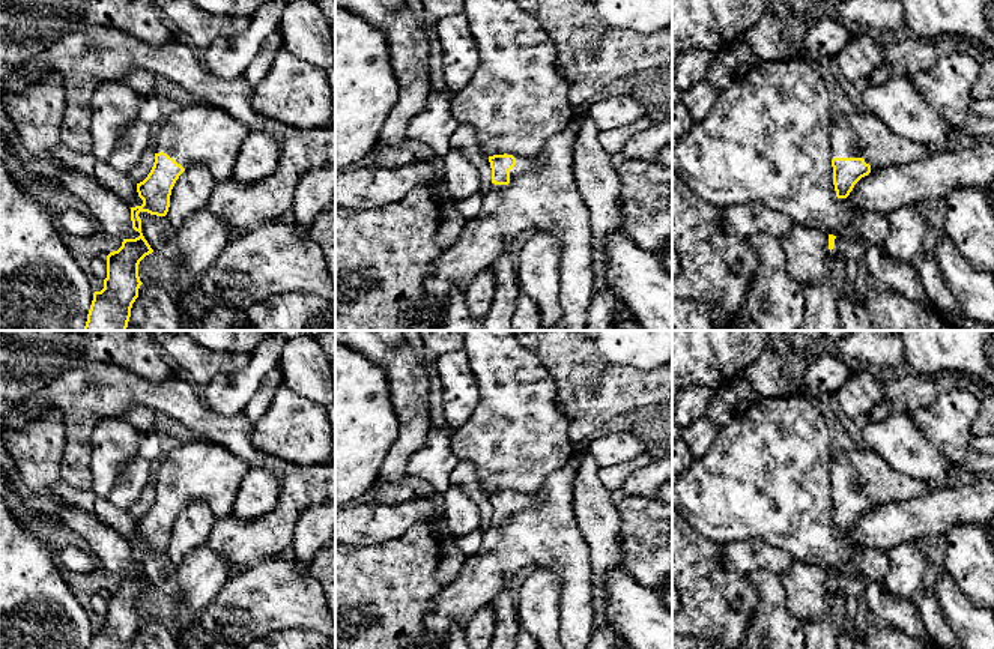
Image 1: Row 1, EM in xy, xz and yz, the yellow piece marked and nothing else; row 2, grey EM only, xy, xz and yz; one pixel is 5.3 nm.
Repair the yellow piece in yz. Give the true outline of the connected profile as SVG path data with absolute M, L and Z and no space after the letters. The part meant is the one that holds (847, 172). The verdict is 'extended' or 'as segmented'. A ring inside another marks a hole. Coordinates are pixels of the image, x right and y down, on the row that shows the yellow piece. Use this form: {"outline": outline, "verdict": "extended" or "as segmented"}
{"outline": "M868 111L845 114L832 122L832 167L838 198L847 198L869 173L923 161L934 152L922 143L896 135Z", "verdict": "extended"}

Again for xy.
{"outline": "M197 104L176 110L164 117L153 131L152 147L155 162L147 177L137 183L141 206L131 207L132 228L140 233L135 239L123 239L122 246L107 255L107 278L104 288L93 293L93 300L83 331L126 331L131 308L143 284L138 276L140 261L153 252L141 233L140 212L165 216L170 207L171 189L179 176L191 165L205 165L217 182L232 179L241 146L250 134L248 126L229 113L209 104Z", "verdict": "extended"}

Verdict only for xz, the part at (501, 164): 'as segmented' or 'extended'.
extended

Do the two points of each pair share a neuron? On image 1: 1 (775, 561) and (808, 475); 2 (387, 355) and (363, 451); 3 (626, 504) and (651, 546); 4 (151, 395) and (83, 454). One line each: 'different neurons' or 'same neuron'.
1: different neurons
2: different neurons
3: same neuron
4: same neuron

